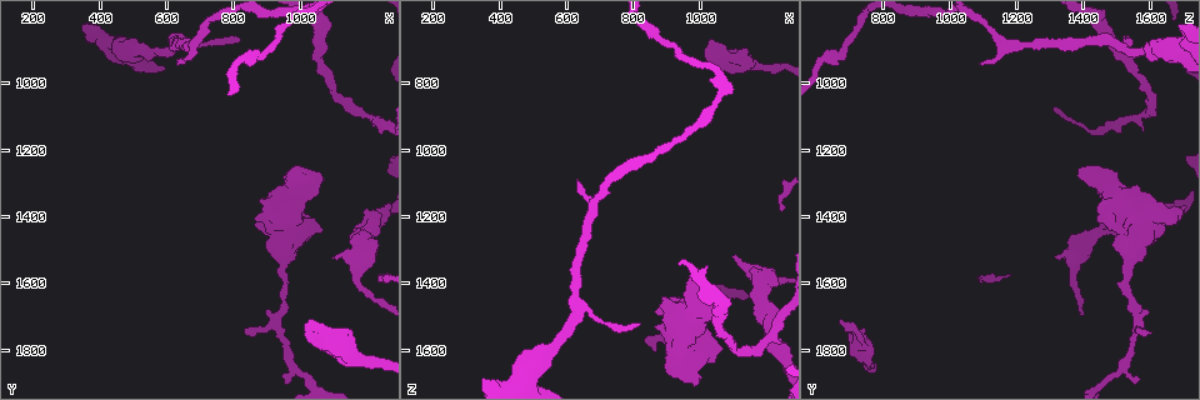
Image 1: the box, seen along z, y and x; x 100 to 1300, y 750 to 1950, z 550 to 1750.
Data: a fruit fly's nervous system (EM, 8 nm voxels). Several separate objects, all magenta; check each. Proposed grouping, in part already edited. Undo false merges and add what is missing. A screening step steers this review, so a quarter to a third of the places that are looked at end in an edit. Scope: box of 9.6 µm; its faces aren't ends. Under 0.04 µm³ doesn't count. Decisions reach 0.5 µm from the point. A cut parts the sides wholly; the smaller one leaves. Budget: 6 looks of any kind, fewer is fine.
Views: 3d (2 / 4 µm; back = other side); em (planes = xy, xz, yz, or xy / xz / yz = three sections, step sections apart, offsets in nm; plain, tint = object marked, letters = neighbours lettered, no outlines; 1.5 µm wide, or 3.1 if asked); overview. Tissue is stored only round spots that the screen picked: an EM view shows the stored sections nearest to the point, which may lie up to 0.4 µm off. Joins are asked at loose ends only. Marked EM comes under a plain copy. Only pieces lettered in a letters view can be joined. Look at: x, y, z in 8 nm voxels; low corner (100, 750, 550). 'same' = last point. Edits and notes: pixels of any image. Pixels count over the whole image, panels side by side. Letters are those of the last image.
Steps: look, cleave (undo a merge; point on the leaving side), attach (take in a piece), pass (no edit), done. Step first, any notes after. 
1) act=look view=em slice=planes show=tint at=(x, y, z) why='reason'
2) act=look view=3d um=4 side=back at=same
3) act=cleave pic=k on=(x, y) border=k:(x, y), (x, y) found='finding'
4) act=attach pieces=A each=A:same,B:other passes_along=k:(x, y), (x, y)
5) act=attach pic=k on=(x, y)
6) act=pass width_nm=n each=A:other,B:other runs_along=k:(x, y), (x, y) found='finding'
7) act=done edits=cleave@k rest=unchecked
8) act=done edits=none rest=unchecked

act=look view=em slice=xz step=4 show=tint at=(970, 1280, 1390) why='free end'

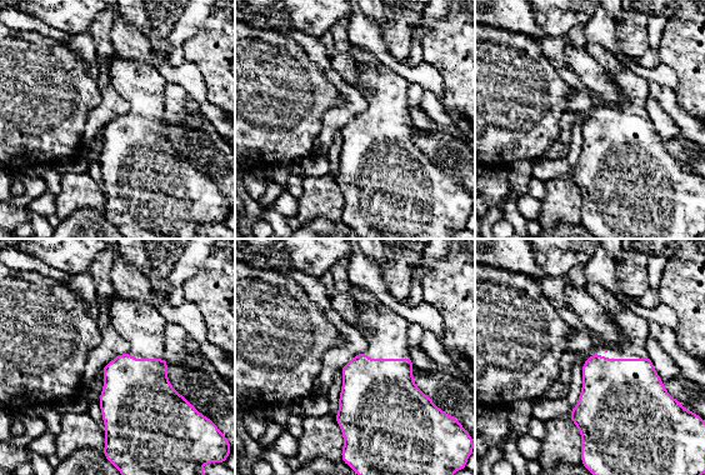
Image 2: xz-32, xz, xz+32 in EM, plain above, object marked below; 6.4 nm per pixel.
act=look view=em slice=planes show=letters at=same why='another direction'

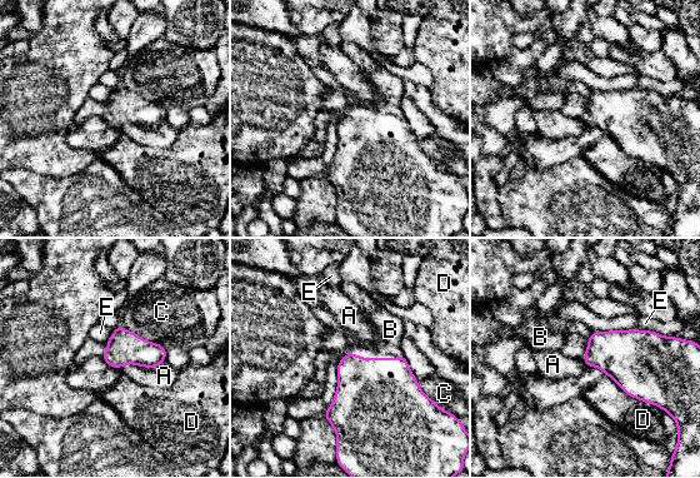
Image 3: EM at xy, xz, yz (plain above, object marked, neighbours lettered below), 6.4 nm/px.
act=attach pieces=B each=A:other,B:same,C:other,D:other,E:other passes_along=3:(375, 397), (378, 358), (390, 329) found='the cell continues'

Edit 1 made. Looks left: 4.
act=look view=em slice=yz step=8 show=letters at=(810, 870, 1530) why='an open end'

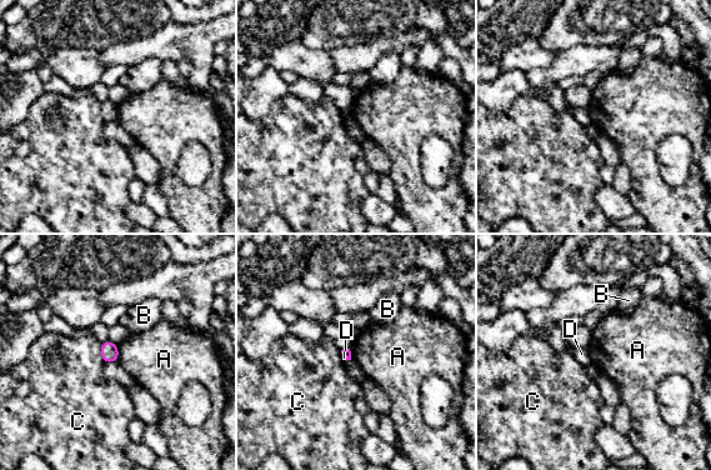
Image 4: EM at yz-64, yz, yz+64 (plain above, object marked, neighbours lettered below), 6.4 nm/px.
act=pass each=A:other,B:other,C:other,D:other border=4:(116, 345), (119, 360) found='none of them fits'

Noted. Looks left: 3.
act=look view=3d um=2 at=(840, 1740, 1570) why='free end'

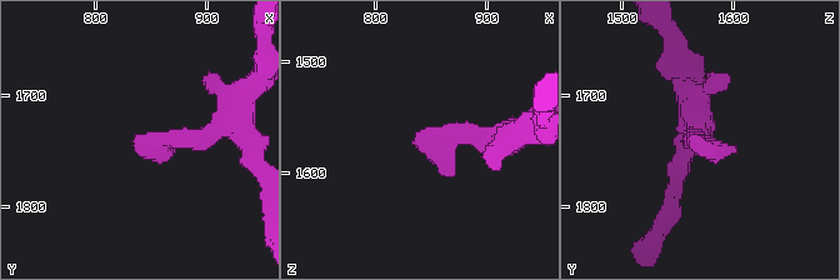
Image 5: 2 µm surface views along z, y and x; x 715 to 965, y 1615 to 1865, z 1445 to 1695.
act=look view=em slice=planes show=letters at=(834, 1750, 1572) why='now the EM'

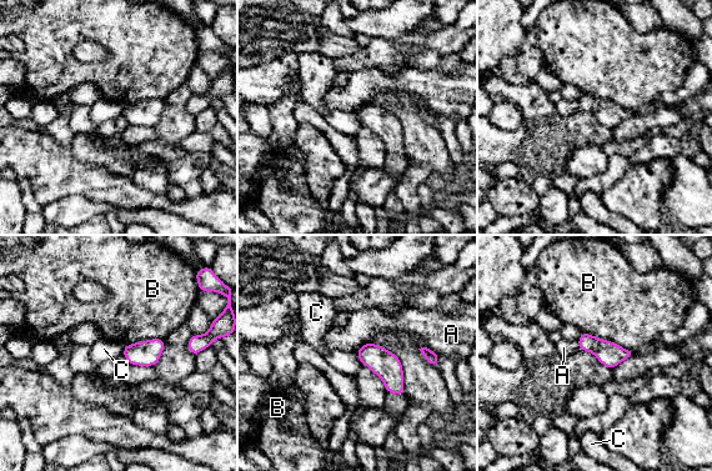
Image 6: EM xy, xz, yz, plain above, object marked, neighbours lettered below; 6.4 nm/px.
act=pass longest_contact=B:360nm each=A:other,B:other,C:other found='no lettered piece goes on from it'

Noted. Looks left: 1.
act=done edits=attach@3 rest=unchecked

